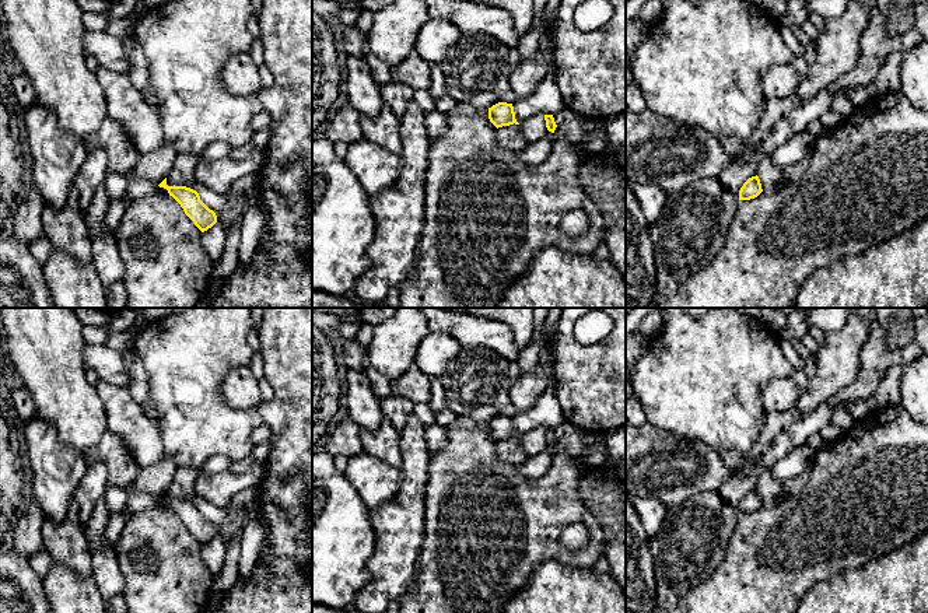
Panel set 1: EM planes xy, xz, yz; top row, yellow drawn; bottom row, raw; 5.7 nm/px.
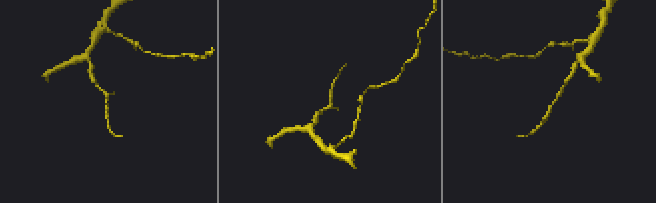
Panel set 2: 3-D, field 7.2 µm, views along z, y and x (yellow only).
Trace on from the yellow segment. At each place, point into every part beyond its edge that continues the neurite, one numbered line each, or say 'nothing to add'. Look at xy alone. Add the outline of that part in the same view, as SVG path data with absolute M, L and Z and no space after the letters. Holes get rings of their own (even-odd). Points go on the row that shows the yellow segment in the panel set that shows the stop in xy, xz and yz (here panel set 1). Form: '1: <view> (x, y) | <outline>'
nothing to add

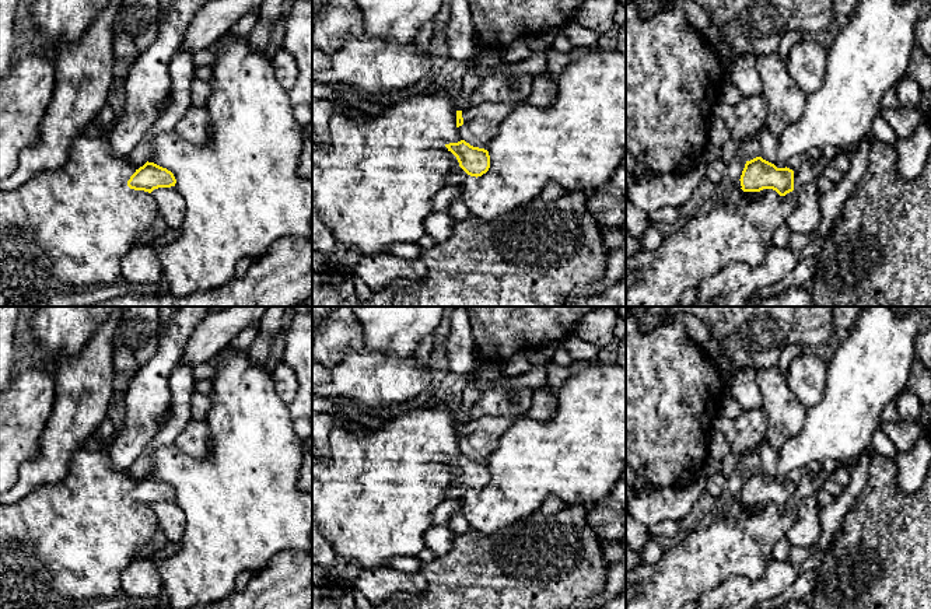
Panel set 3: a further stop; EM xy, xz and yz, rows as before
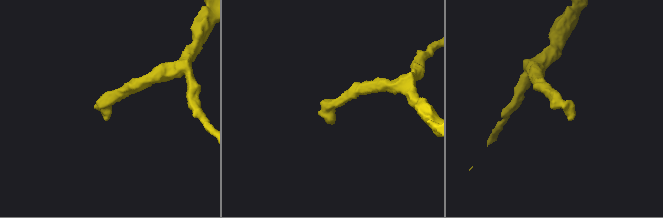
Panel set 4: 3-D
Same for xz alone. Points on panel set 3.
1: xz (457, 175) | M456 165L447 175L445 186L459 186L463 183L466 178L468 178L468 174L459 165Z

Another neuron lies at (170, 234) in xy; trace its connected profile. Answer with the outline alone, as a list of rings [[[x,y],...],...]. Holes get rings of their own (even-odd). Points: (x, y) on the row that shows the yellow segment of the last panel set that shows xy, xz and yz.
[[[167,228],[151,245],[134,246],[120,265],[122,280],[136,284],[158,283],[162,266],[155,248],[171,244],[179,234],[179,228]]]

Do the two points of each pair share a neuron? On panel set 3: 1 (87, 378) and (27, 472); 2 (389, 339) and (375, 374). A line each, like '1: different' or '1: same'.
1: same
2: different

